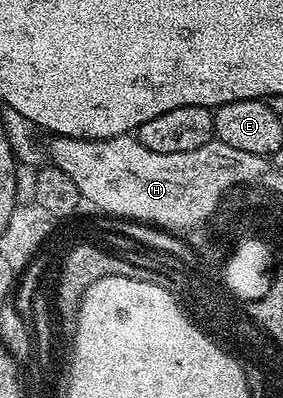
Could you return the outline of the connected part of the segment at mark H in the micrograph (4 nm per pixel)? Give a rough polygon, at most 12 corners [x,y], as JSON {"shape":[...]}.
{"shape":[[135,134],[46,151],[120,221],[174,233],[218,210]]}

